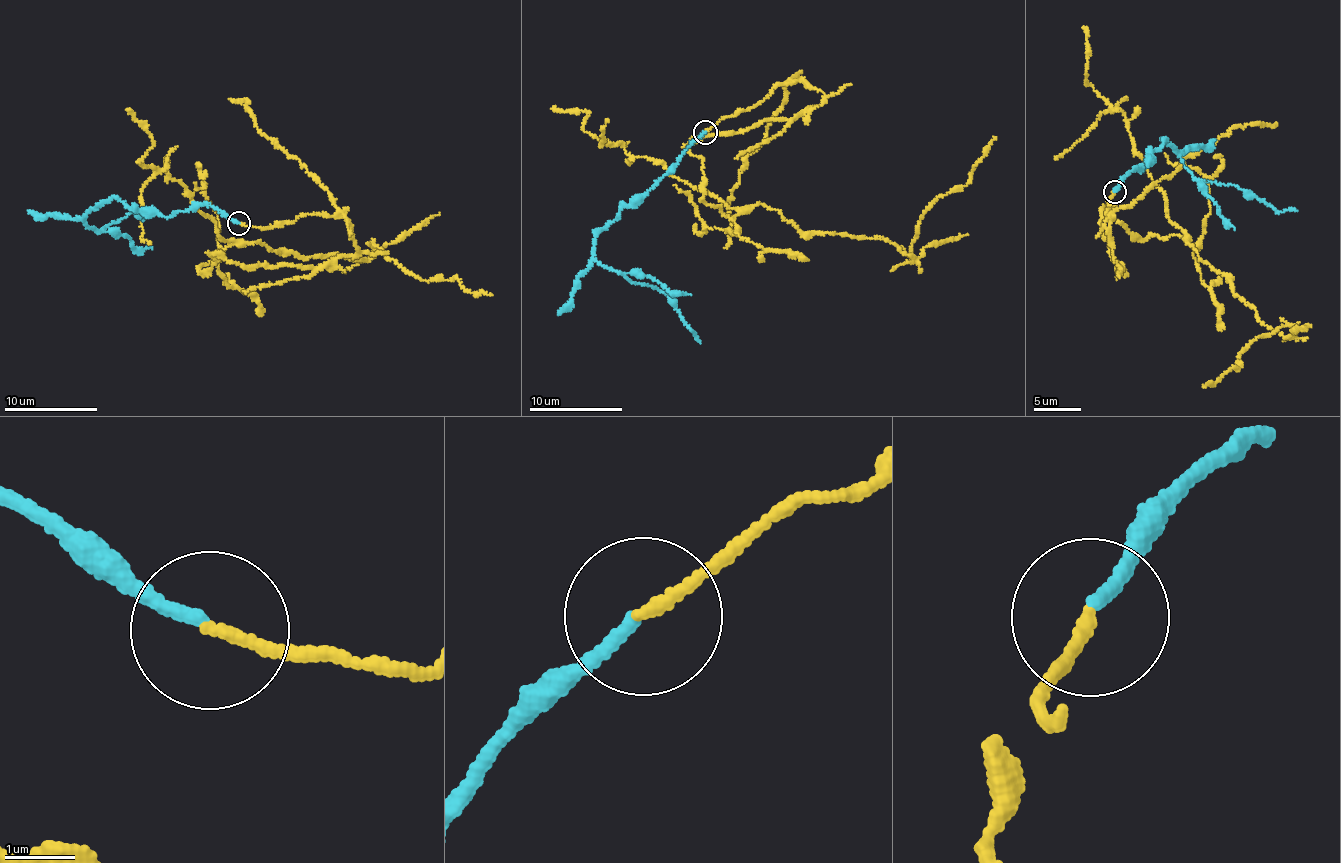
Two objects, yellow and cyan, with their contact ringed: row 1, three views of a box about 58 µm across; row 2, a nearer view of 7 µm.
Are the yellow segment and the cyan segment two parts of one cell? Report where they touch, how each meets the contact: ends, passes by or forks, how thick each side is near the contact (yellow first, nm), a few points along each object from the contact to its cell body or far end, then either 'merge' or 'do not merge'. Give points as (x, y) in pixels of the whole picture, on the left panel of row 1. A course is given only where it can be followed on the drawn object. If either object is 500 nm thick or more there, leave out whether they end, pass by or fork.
(238, 223) | yellow ends | cyan ends | 170/170 nm | yellow via (239, 223), (339, 215), (359, 251), (209, 255), (201, 273), (233, 244), (375, 244), (492, 295) | cyan via (239, 223), (213, 205), (148, 215), (115, 198), (84, 223), (99, 230), (133, 211), (144, 218), (147, 209) | do not merge

